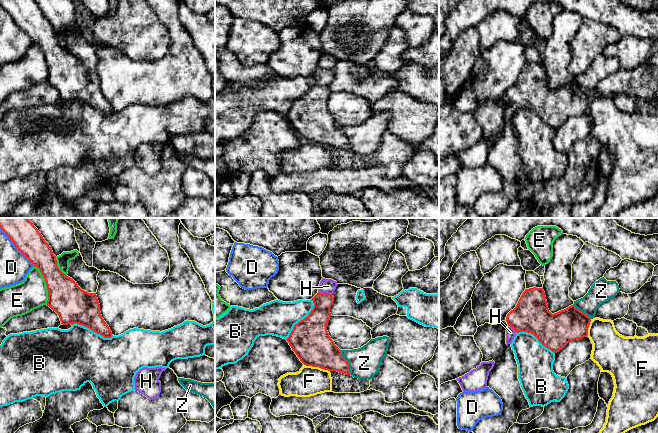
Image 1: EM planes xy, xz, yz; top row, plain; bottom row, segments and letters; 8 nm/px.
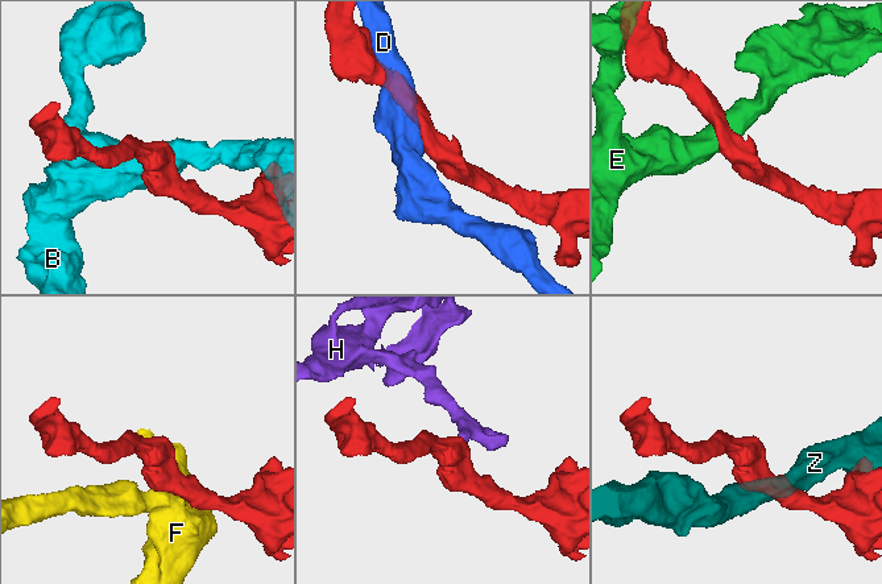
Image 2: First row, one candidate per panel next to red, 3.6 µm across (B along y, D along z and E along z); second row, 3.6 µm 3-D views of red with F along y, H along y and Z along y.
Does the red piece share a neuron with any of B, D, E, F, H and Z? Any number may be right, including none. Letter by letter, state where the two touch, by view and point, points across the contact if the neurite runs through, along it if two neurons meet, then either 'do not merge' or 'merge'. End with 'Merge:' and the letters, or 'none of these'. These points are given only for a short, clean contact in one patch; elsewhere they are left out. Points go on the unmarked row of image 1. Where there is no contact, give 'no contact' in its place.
B: xz (301, 96) | do not merge
D: xy (15, 22) | do not merge
E: xy (46, 60) | do not merge
F: xz (317, 142) | along xz (304, 140), (318, 142), (329, 147) | do not merge
H: xz (325, 69) | along xz (318, 67), (332, 70) | do not merge
Z: xz (347, 138) | do not merge
Merge: none of these

